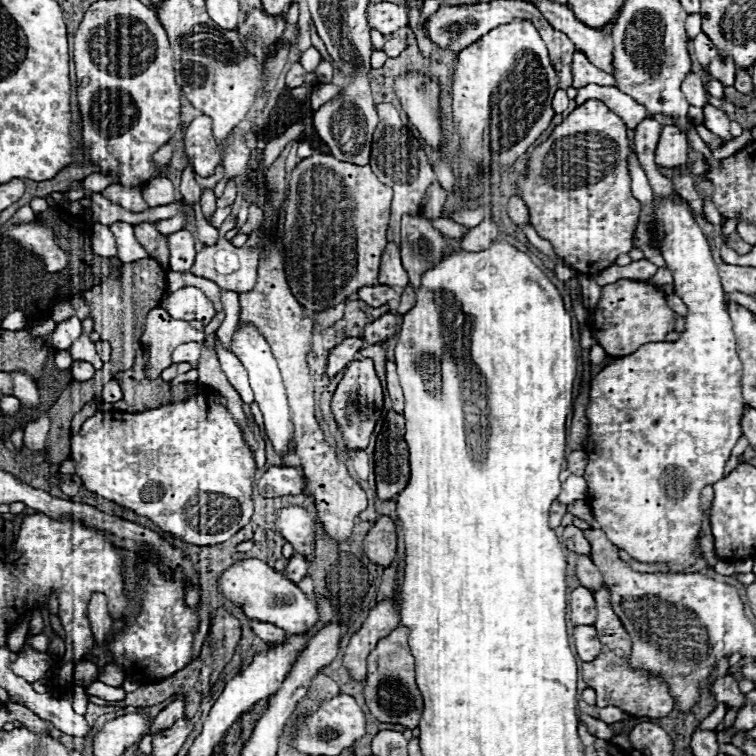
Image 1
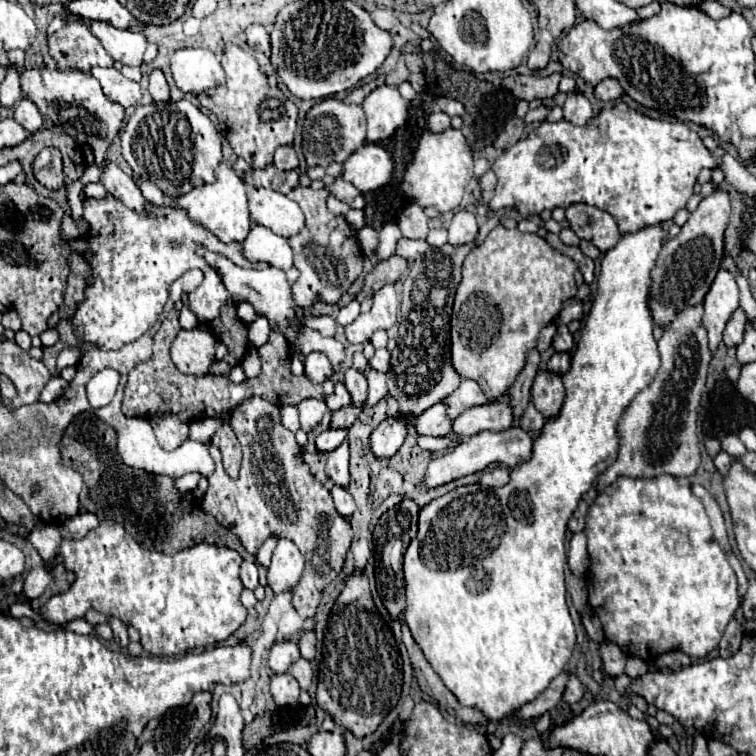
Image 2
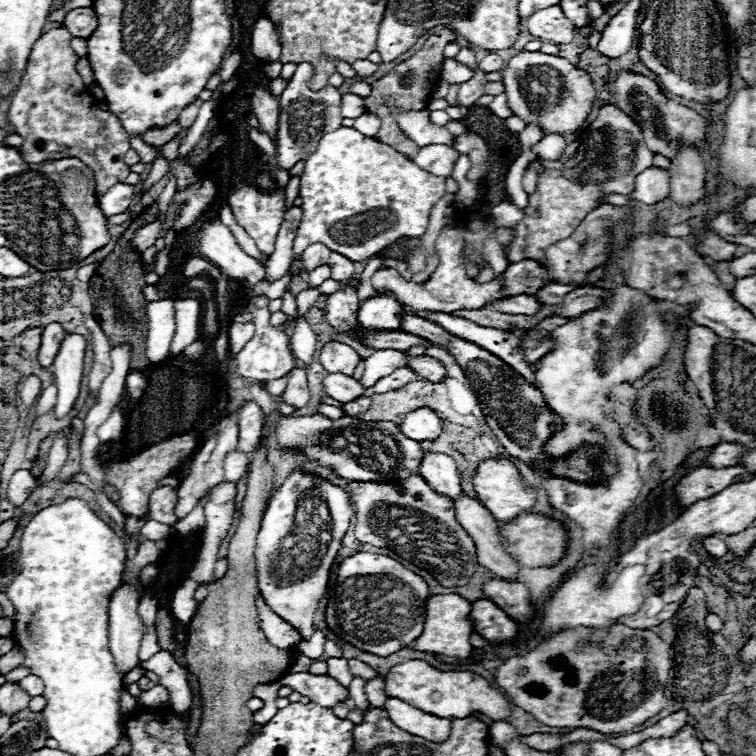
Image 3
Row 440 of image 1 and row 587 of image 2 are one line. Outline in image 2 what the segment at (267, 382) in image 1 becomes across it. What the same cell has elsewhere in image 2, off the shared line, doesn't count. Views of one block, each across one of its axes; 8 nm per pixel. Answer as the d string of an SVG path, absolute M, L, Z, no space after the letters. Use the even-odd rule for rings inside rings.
M280 538L272 554L272 564L268 568L268 586L280 594L292 590L304 572L304 556L292 540Z

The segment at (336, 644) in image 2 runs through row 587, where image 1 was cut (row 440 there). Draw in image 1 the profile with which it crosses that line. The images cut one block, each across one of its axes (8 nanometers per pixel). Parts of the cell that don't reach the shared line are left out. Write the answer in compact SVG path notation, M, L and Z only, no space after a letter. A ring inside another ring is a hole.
M370 358L354 360L346 368L344 378L340 380L340 384L332 396L332 412L334 412L336 422L342 428L342 434L344 434L348 448L358 450L358 448L368 446L368 440L370 440L374 424L380 416L380 410L382 410L382 386L380 386L380 380L374 372L372 360Z

